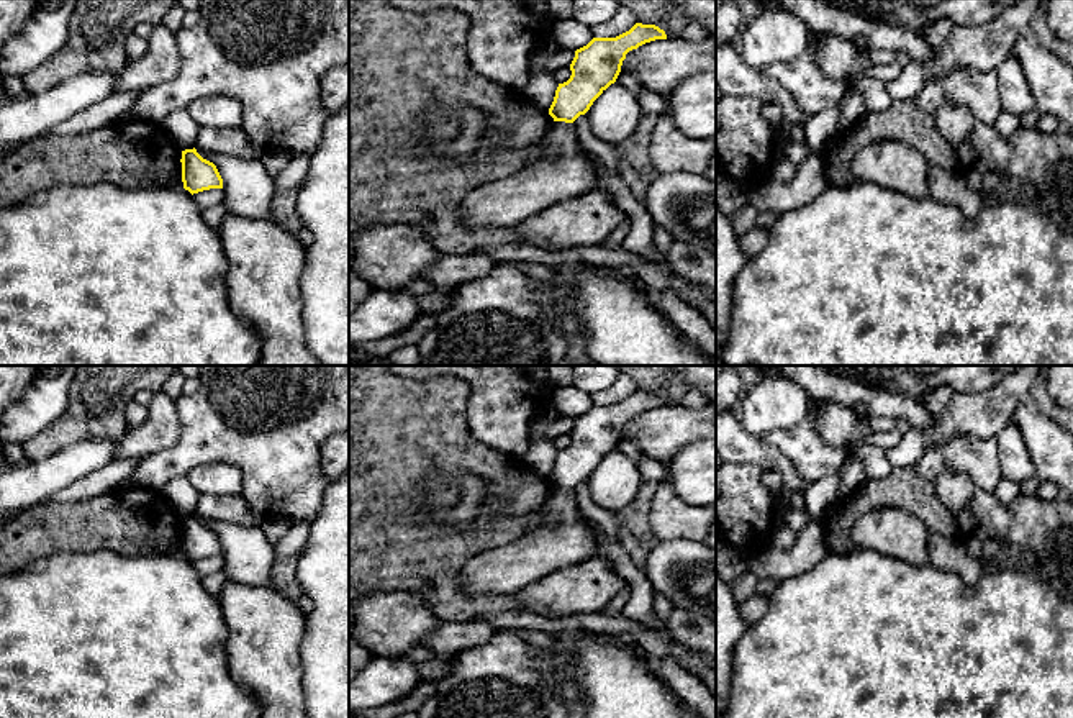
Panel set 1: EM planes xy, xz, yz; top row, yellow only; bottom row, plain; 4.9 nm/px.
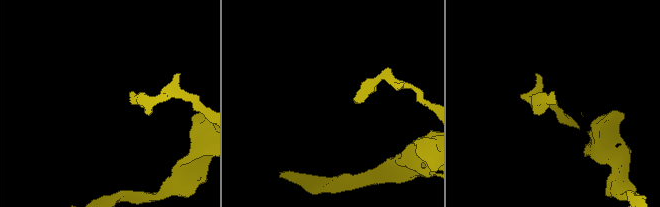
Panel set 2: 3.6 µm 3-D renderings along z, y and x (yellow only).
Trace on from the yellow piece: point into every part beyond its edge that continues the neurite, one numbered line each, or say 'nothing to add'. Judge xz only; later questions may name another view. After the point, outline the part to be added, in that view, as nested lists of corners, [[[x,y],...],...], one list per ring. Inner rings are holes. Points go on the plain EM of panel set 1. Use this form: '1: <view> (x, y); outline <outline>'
nothing to add

